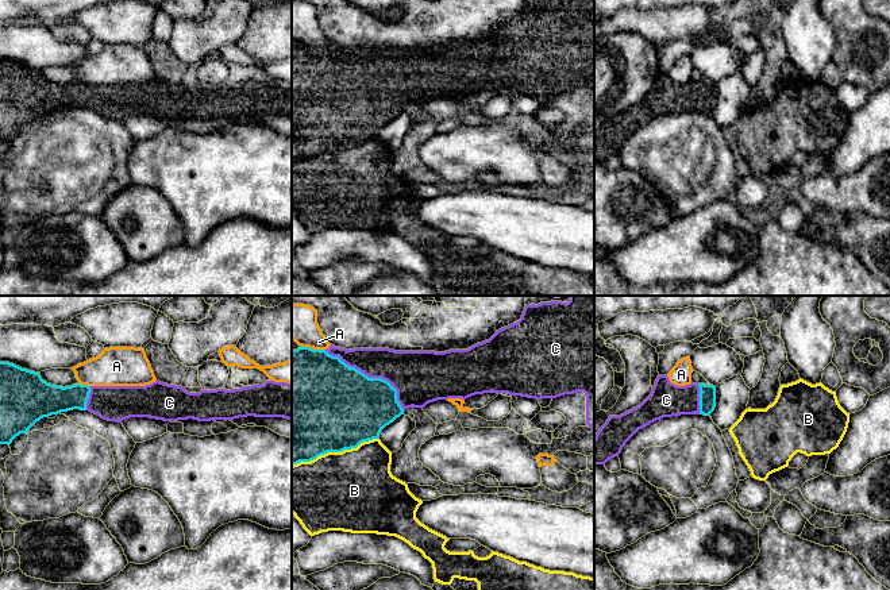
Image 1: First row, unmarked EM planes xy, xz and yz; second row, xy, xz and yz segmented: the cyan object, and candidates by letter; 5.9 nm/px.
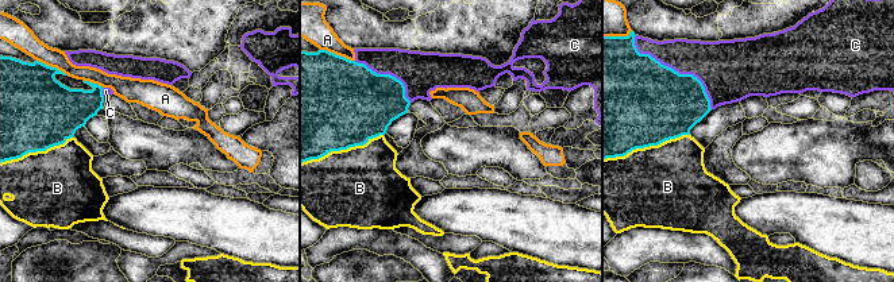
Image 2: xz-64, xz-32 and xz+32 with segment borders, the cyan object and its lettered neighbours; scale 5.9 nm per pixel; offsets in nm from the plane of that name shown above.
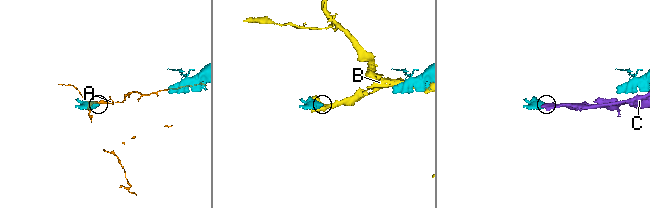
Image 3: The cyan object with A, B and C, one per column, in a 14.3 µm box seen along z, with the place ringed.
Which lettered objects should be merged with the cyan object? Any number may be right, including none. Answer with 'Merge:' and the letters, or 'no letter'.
Merge: C

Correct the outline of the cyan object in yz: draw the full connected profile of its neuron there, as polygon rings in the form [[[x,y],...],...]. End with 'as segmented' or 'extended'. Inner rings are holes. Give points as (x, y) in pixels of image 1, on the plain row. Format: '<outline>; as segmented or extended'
[[[658,73],[651,92],[636,105],[609,113],[594,135],[594,162],[617,154],[625,140],[642,126],[663,115],[681,112],[710,113],[716,105],[716,84],[690,81],[677,84],[667,73]]]; extended

